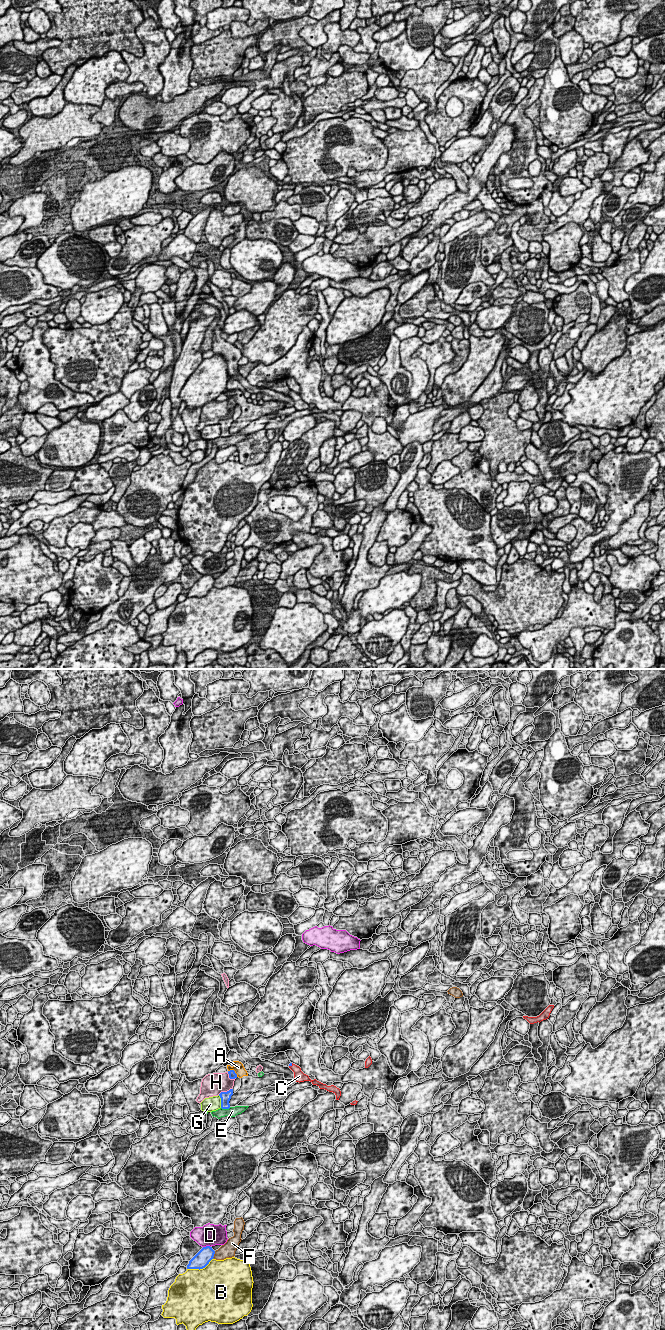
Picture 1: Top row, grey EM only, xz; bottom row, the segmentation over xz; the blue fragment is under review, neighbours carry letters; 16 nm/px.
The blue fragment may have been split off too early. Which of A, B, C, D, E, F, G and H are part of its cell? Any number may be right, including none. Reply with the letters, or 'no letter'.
C

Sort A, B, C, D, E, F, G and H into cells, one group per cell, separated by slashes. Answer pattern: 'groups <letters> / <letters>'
groups A / B / C / D / E / F / G / H

